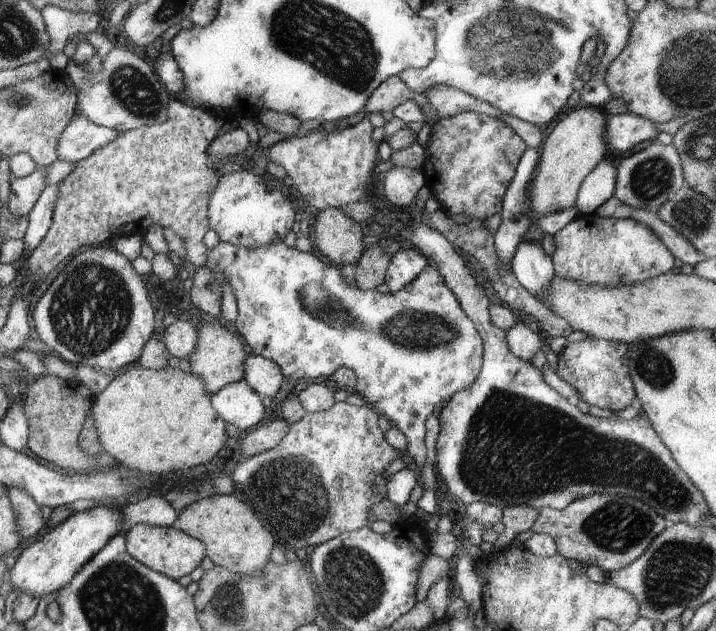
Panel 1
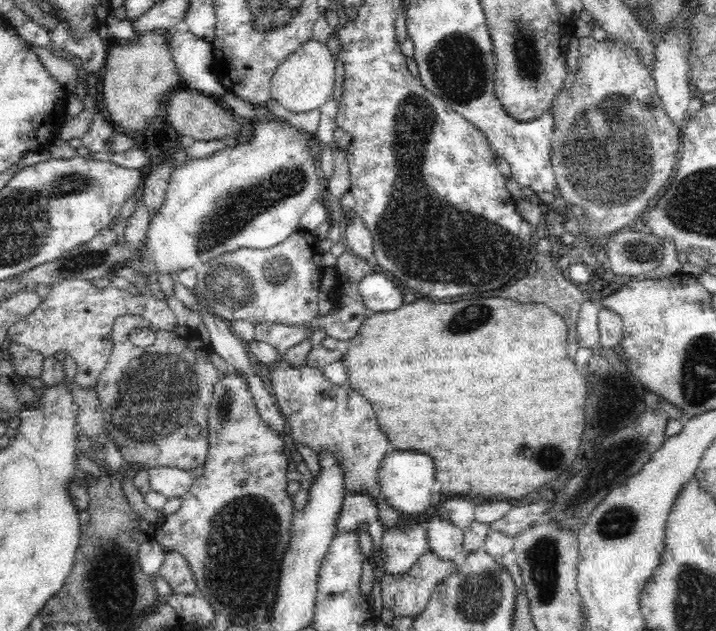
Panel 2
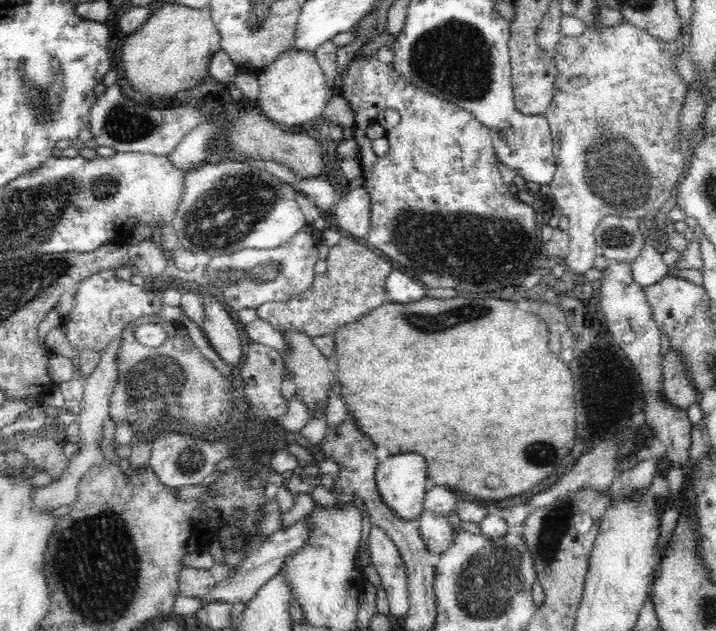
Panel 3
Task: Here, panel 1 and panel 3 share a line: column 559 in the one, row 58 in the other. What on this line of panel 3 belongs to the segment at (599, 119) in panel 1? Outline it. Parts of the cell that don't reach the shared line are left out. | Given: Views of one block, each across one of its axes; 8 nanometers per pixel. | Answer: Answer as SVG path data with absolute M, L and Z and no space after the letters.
M164 4L156 8L156 12L140 30L125 40L120 56L124 68L124 80L132 87L132 92L144 92L151 96L148 100L166 102L174 99L176 92L207 83L209 61L212 55L221 50L221 35L211 18L211 8L202 7L194 10L188 6Z

